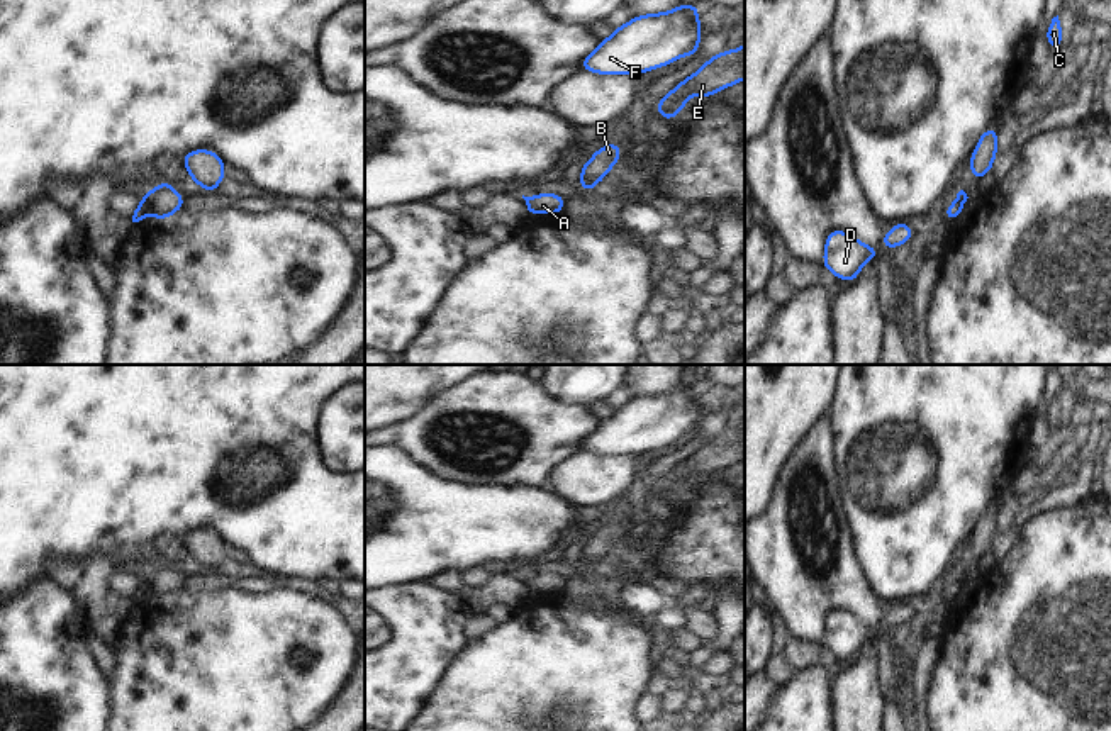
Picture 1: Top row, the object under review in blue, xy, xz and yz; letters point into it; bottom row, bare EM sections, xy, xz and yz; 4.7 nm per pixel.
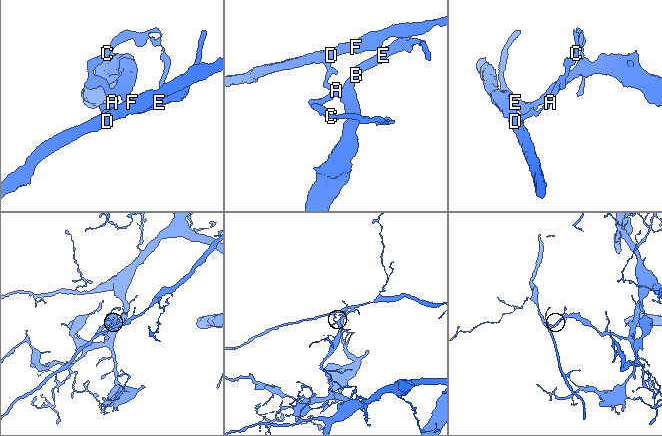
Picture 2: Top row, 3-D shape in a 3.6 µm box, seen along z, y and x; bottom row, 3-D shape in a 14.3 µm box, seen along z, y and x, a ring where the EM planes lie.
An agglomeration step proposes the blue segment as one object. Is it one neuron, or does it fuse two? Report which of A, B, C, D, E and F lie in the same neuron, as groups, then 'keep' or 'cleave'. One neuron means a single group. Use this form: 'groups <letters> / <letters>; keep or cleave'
groups A B C E / D F; cleave

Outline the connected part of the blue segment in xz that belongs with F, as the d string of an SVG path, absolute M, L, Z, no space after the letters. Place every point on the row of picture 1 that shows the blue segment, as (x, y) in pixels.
M678 5L663 14L638 15L583 58L582 70L599 75L641 75L697 53L699 7Z

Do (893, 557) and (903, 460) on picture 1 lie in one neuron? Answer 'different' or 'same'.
same

